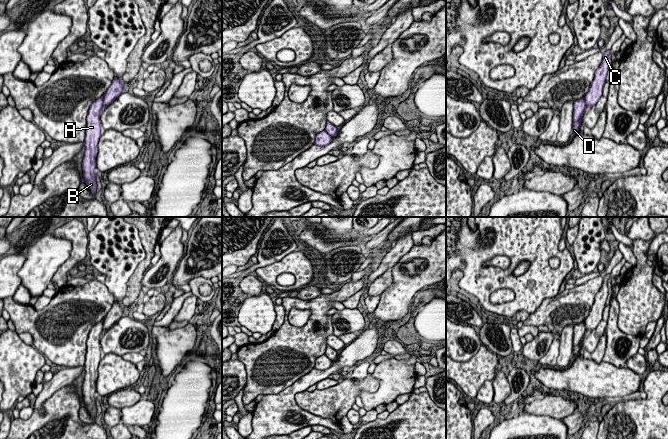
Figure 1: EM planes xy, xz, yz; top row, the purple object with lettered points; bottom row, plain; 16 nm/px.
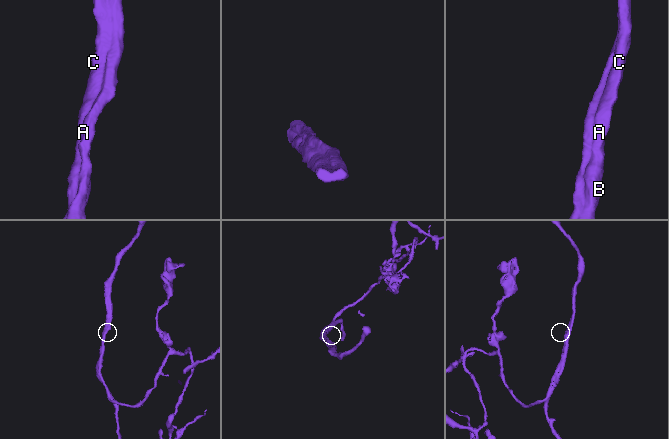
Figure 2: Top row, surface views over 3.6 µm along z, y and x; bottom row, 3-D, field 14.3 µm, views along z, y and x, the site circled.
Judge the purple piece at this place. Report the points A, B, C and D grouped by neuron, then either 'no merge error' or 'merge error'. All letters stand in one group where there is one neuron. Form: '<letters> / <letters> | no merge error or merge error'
A B C D | no merge error

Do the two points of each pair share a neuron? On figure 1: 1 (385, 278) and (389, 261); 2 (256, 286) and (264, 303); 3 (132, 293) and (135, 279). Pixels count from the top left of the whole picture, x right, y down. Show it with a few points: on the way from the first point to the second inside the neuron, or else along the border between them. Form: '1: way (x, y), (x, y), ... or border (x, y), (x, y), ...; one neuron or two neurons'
1: border (391, 268), (388, 268), (368, 284); two neurons
2: border (261, 293), (249, 296); two neurons
3: way (133, 290), (134, 282); one neuron

